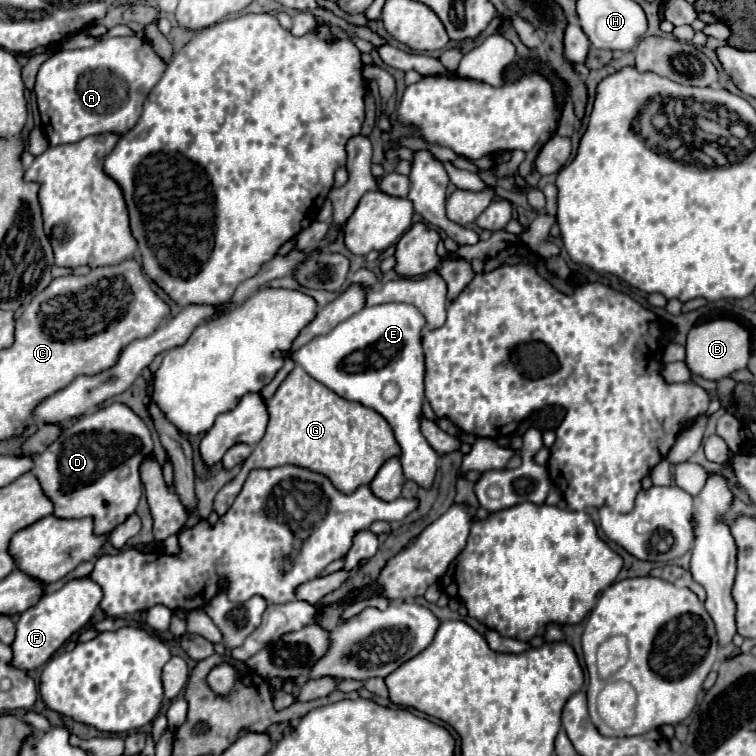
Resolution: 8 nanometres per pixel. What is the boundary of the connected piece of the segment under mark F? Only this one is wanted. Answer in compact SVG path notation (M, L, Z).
M88 576L72 578L56 592L40 598L34 606L20 614L16 624L16 640L12 644L14 666L20 670L34 670L50 660L50 656L78 630L90 624L98 604L102 600L102 588Z

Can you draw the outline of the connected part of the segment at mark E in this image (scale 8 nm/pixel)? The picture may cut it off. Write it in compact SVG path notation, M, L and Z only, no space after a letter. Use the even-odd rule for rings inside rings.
M412 304L368 306L340 322L326 336L318 336L294 352L280 352L280 356L294 360L308 376L322 382L340 398L360 402L382 414L400 444L404 476L414 480L418 486L430 488L440 456L426 442L420 430L420 420L424 416L424 324L424 316ZM386 384L396 384L400 390L392 402L382 398Z

